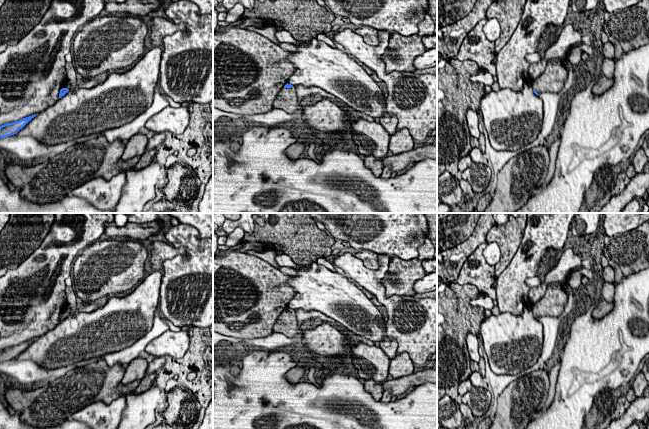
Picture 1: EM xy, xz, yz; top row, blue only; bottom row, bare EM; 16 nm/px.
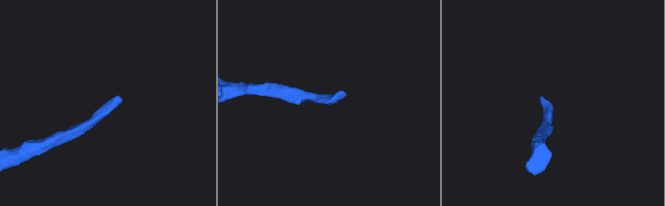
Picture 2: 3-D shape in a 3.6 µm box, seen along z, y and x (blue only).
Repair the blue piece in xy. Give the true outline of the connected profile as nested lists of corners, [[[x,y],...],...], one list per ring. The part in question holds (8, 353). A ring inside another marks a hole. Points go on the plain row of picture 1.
[[[32,339],[26,342],[23,342],[19,345],[7,347],[7,348],[0,350],[0,362],[4,362],[4,361],[8,361],[8,360],[16,358],[35,340],[36,339]]]

